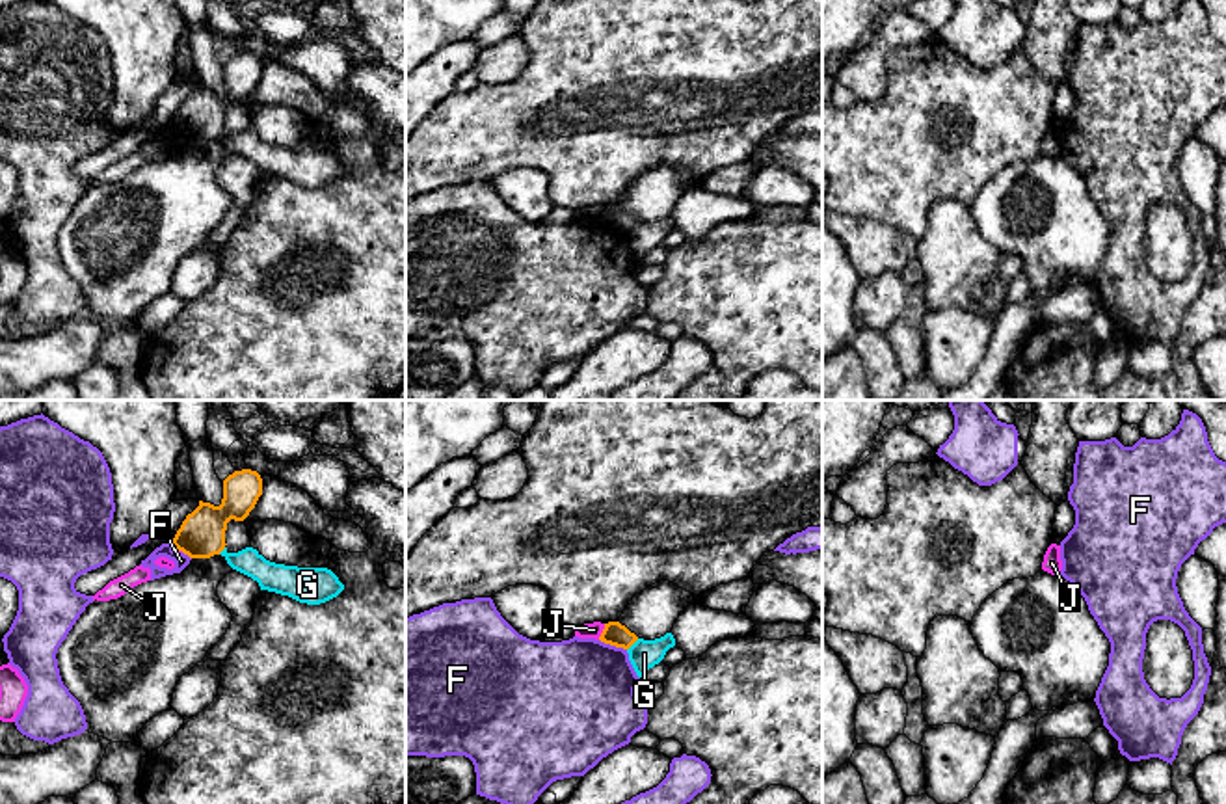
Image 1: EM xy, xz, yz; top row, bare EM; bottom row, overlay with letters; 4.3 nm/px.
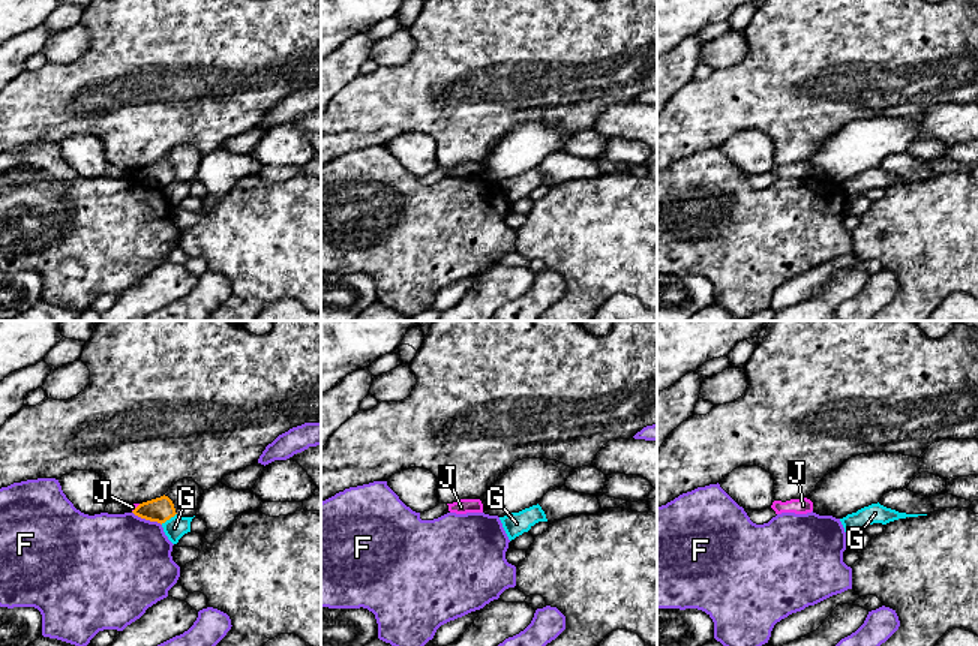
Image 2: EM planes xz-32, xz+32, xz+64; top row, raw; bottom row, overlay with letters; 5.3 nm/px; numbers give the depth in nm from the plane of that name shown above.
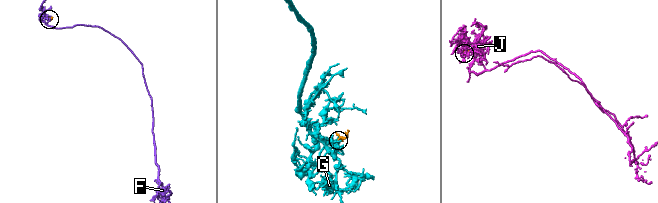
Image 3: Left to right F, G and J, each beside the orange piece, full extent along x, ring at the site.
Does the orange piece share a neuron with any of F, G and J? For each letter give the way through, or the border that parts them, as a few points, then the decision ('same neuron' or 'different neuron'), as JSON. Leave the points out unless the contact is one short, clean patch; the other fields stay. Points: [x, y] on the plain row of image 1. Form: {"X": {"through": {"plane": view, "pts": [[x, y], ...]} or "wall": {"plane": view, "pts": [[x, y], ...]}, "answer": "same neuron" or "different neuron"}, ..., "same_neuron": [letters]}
{"F": {"wall": {"plane": "xz", "pts": [[599, 222], [626, 233]]}, "answer": "different neuron"}, "G": {"wall": {"plane": "xz", "pts": [[639, 222], [627, 233]]}, "answer": "different neuron"}, "J": {"wall": {"plane": "xz", "pts": [[605, 207], [598, 222]]}, "answer": "different neuron"}, "same_neuron": []}

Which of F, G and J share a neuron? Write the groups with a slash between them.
F / G / J

